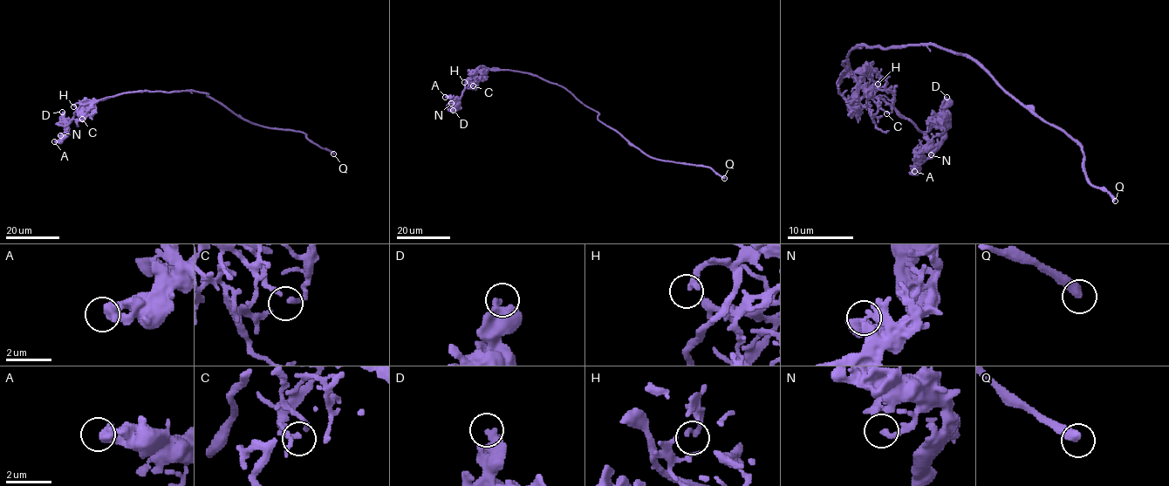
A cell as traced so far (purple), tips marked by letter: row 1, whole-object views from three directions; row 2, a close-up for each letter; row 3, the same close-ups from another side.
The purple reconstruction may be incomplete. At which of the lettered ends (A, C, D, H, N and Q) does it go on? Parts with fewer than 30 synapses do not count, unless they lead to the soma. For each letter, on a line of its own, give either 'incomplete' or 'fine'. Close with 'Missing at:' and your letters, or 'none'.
A: fine
C: fine
D: fine
H: fine
N: fine
Q: incomplete
Missing at: Q

